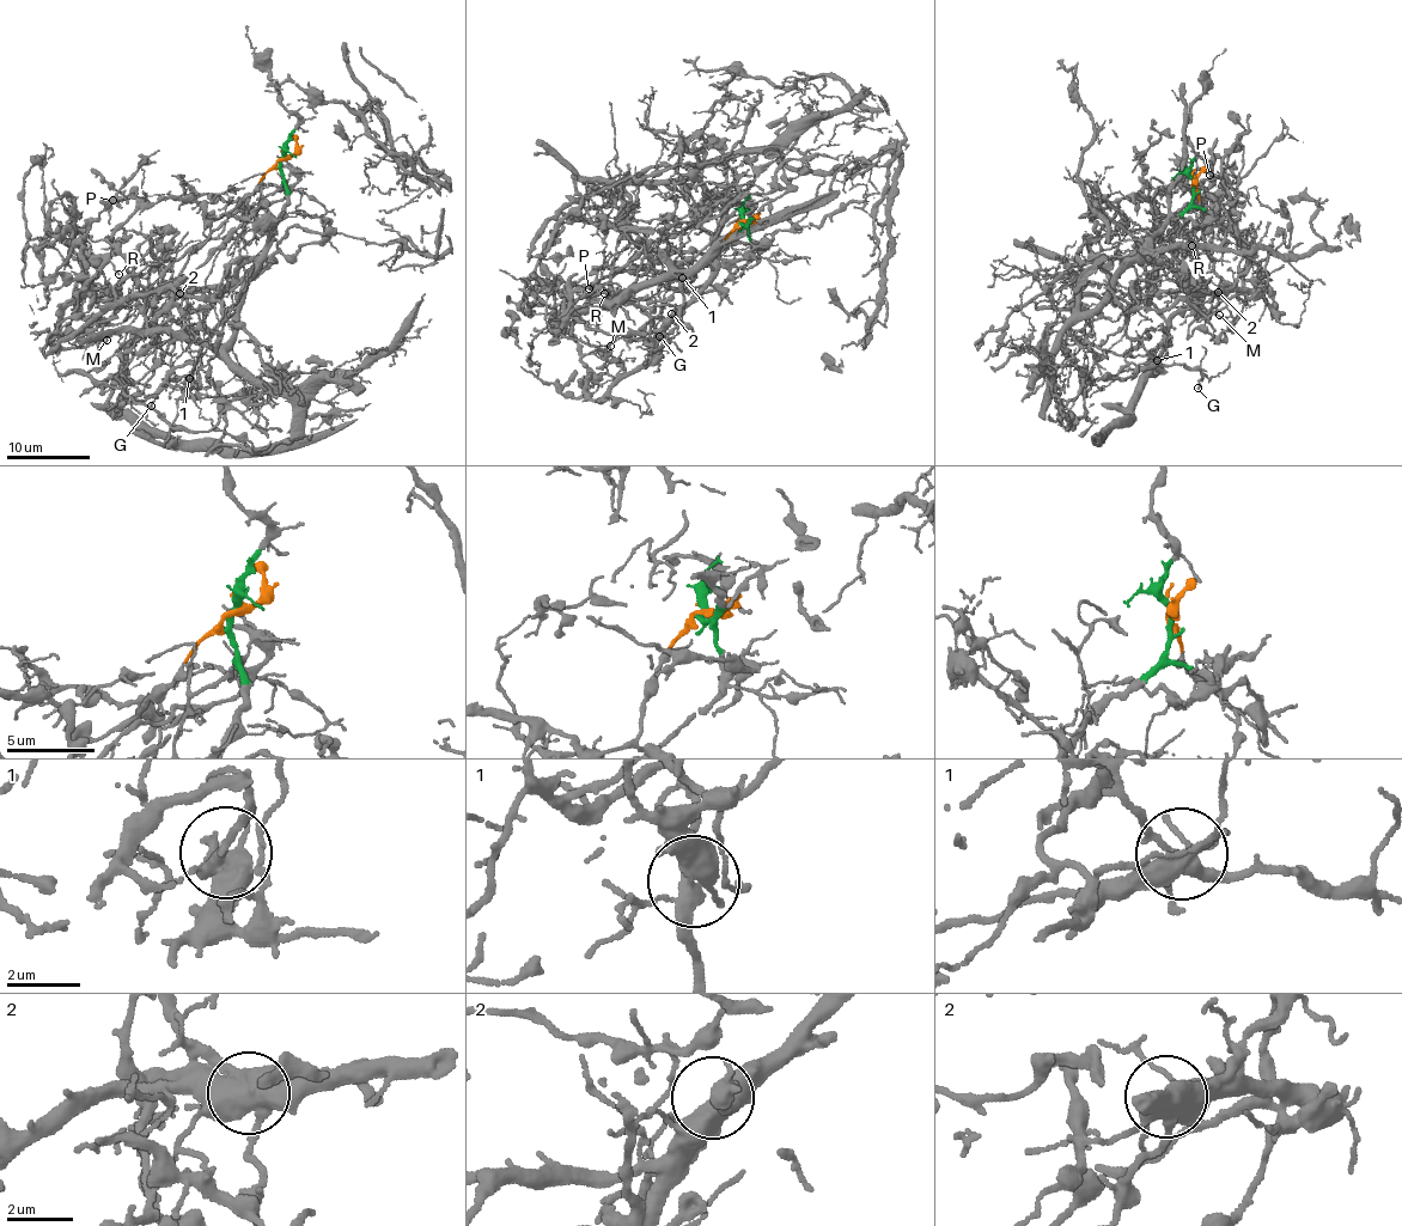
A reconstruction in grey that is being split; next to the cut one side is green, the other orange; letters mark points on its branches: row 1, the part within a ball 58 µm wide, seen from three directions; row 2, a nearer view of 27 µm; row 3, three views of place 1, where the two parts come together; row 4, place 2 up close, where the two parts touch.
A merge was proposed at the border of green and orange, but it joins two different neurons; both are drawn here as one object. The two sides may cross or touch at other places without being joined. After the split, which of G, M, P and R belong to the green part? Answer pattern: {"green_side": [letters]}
{"green_side": ["G", "M"]}

